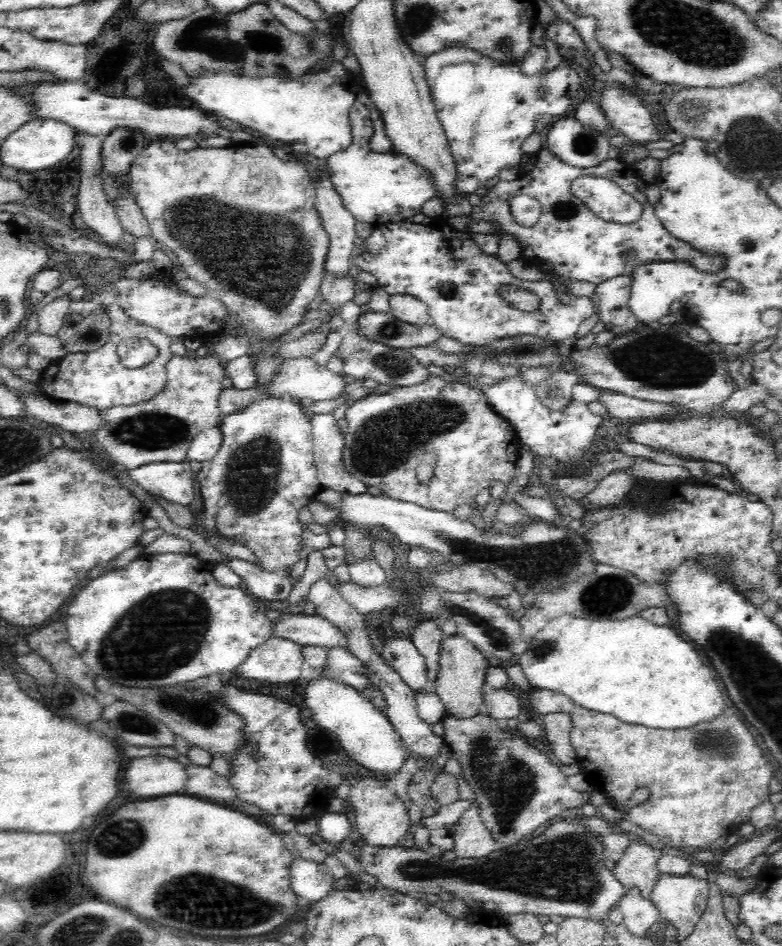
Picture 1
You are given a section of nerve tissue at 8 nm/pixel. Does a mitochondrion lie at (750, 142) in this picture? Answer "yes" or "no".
yes

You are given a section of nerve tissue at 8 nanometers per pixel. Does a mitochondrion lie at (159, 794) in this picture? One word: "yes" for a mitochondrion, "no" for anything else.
no

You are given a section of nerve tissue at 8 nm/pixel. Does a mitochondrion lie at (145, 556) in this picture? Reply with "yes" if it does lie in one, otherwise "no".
no

